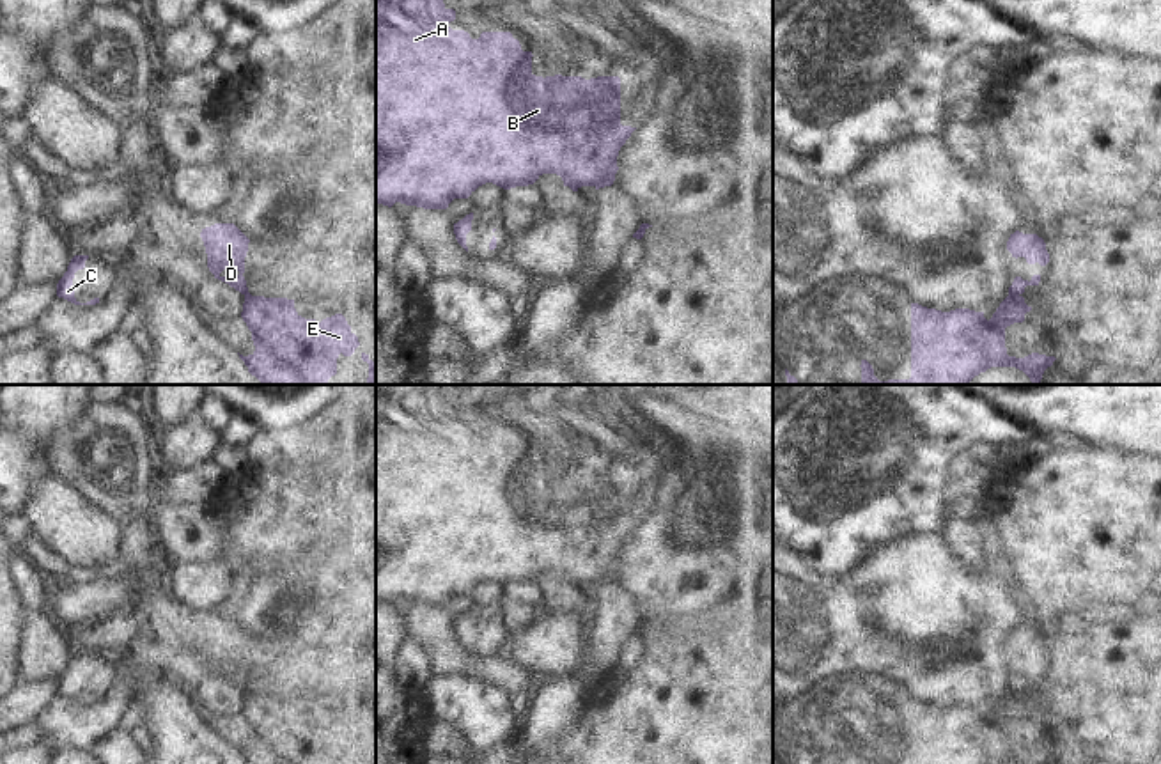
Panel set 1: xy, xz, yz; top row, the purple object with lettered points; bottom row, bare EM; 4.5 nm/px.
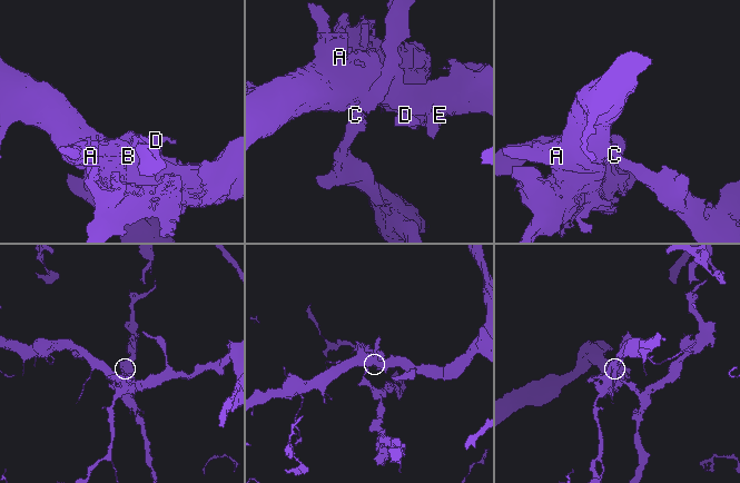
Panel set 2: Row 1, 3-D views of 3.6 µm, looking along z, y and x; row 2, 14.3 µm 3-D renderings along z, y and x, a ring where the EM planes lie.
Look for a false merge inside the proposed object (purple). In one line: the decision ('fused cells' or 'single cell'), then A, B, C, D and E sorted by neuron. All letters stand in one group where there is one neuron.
fused cells; A B C E / D

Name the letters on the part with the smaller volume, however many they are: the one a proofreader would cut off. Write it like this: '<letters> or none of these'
D

